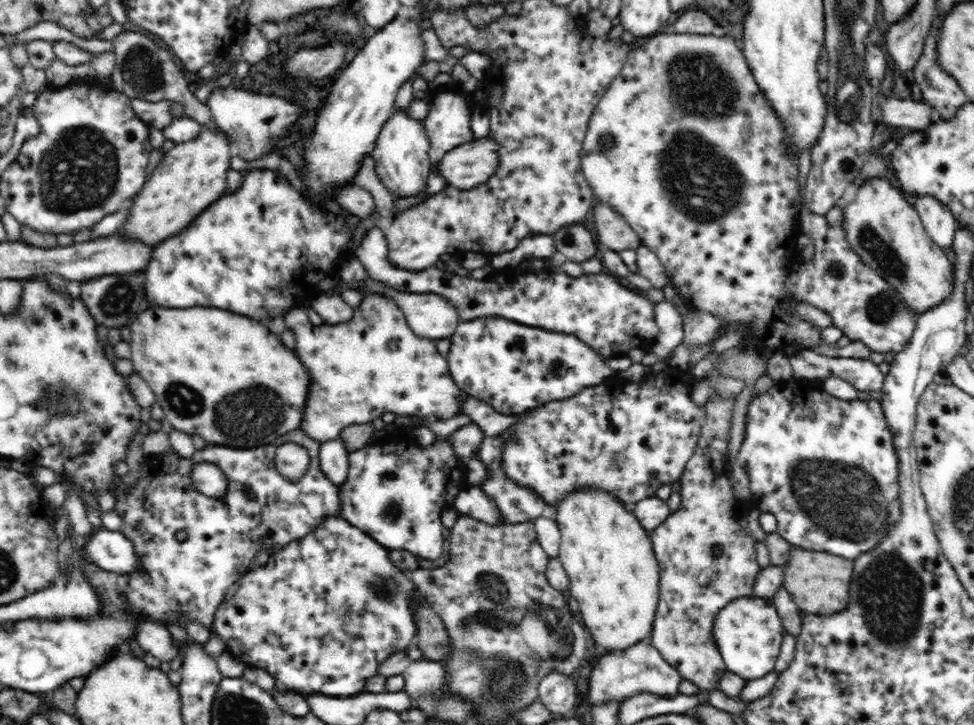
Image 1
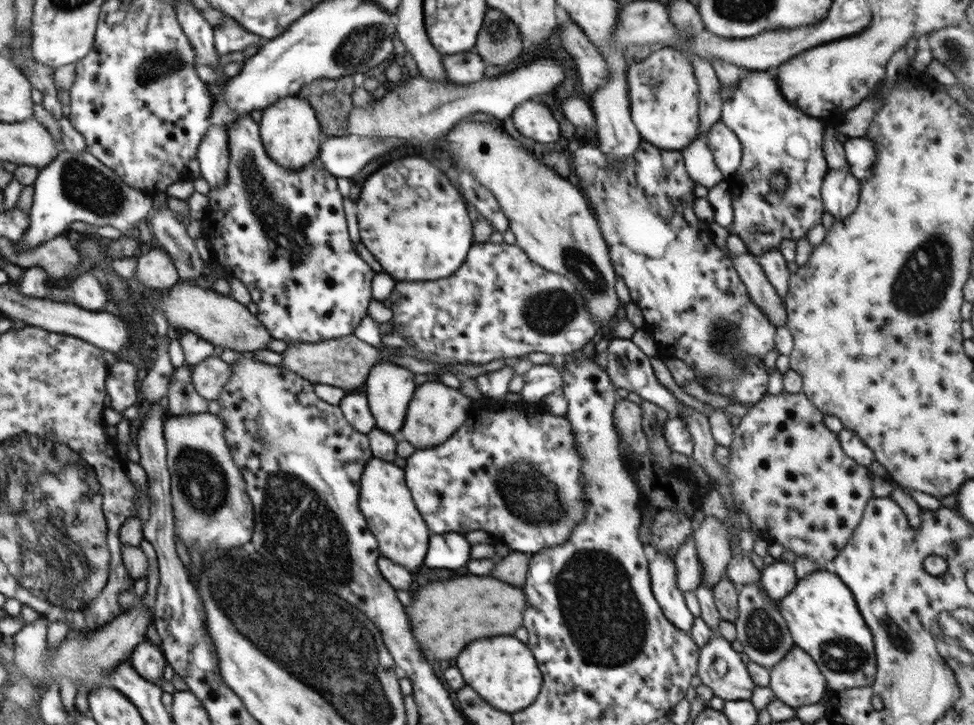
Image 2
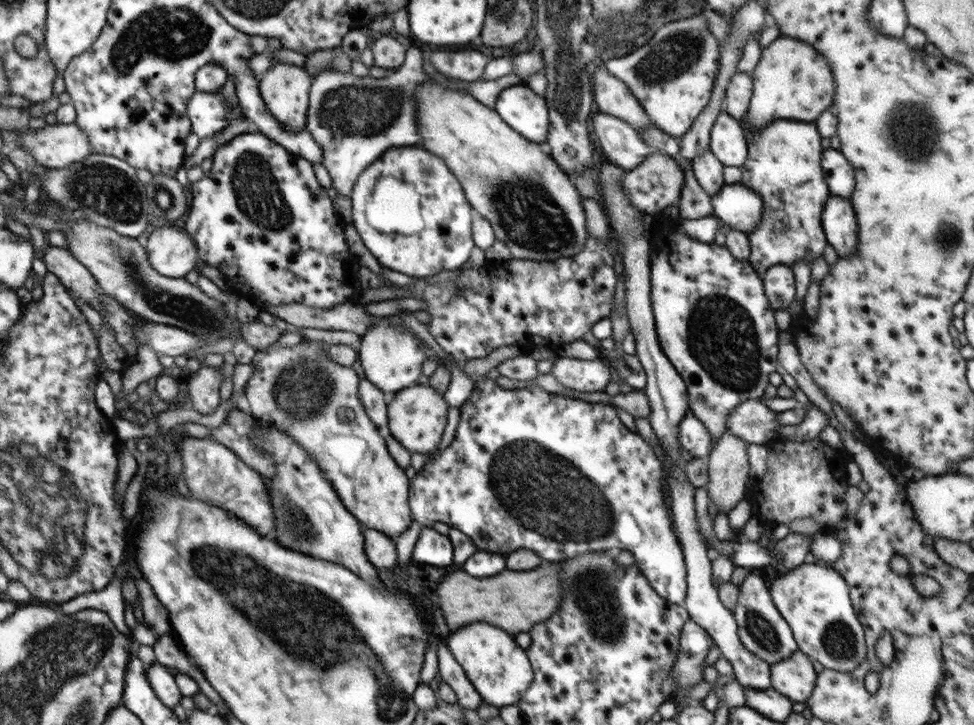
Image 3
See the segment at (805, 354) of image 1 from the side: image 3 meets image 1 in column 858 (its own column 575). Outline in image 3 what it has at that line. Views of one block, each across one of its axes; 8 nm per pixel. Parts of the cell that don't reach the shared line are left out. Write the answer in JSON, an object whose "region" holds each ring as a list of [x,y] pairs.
{"region":[[[558,356],[551,373],[567,389],[581,393],[604,392],[605,386],[615,379],[612,368],[601,358],[578,360]]]}

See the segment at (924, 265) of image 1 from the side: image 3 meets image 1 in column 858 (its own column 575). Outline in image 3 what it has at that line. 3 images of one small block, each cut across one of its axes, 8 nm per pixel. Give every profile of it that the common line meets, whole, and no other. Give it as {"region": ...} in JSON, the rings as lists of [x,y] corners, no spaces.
{"region":[[[429,77],[429,80],[419,84],[417,88],[417,125],[419,135],[421,136],[420,146],[428,152],[439,156],[452,171],[452,174],[455,177],[458,176],[458,182],[462,186],[466,199],[472,208],[476,209],[491,224],[496,238],[502,240],[508,246],[512,258],[555,261],[558,258],[576,256],[583,251],[583,246],[587,241],[586,216],[582,207],[583,198],[578,194],[578,190],[574,188],[574,180],[556,164],[552,156],[542,151],[538,143],[530,142],[521,134],[518,134],[511,126],[508,126],[507,122],[504,122],[504,119],[494,109],[486,107],[468,92],[452,91],[451,89],[444,88],[444,85],[440,85]]]}

